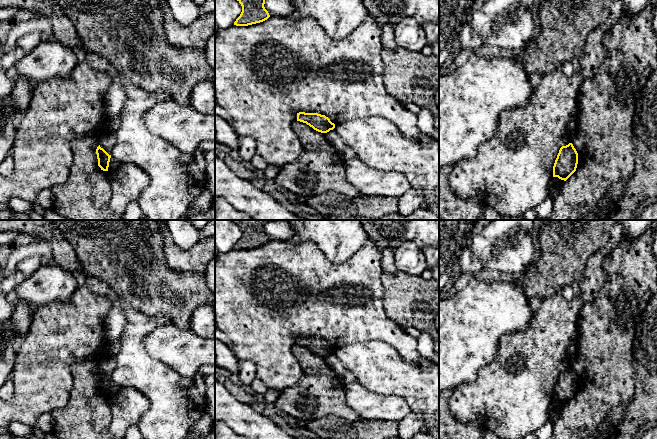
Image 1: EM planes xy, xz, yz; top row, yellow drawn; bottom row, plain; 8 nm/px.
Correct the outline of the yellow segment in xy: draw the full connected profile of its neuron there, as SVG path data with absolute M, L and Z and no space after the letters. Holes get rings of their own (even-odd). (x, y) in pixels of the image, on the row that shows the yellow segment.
M100 145L96 149L97 159L98 159L98 166L103 171L108 171L109 162L111 155L109 155Z

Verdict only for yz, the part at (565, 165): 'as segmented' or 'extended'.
as segmented

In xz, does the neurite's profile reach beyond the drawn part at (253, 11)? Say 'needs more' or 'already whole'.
already whole

